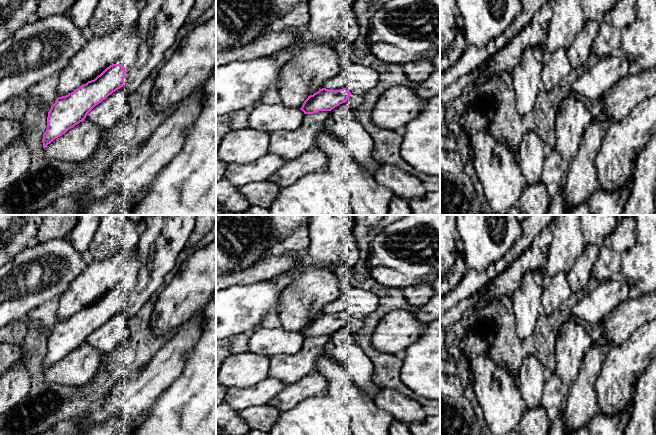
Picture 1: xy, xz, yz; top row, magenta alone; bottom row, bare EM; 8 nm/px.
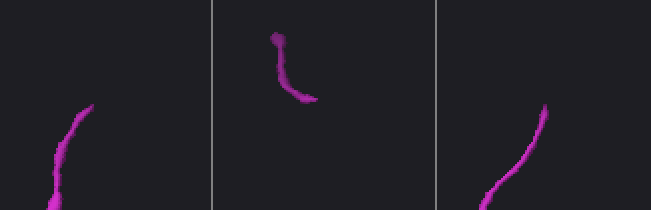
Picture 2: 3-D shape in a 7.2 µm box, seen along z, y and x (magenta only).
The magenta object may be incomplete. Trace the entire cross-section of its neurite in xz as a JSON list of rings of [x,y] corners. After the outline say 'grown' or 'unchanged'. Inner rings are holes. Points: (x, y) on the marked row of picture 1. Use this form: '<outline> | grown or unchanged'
[[[322,88],[313,95],[308,96],[300,110],[302,110],[304,114],[314,114],[319,111],[331,111],[345,102],[347,102],[354,111],[362,107],[364,98],[362,94],[351,93],[346,88],[339,90]]] | grown

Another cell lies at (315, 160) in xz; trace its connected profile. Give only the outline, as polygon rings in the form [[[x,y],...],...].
[[[315,147],[296,159],[285,161],[267,180],[277,183],[280,187],[287,187],[305,175],[325,171],[327,165],[326,154]]]

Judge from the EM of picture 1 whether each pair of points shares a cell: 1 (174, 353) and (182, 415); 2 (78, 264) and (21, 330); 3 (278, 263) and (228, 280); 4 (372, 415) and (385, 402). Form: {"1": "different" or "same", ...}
{"1": "different", "2": "different", "3": "same", "4": "different"}

